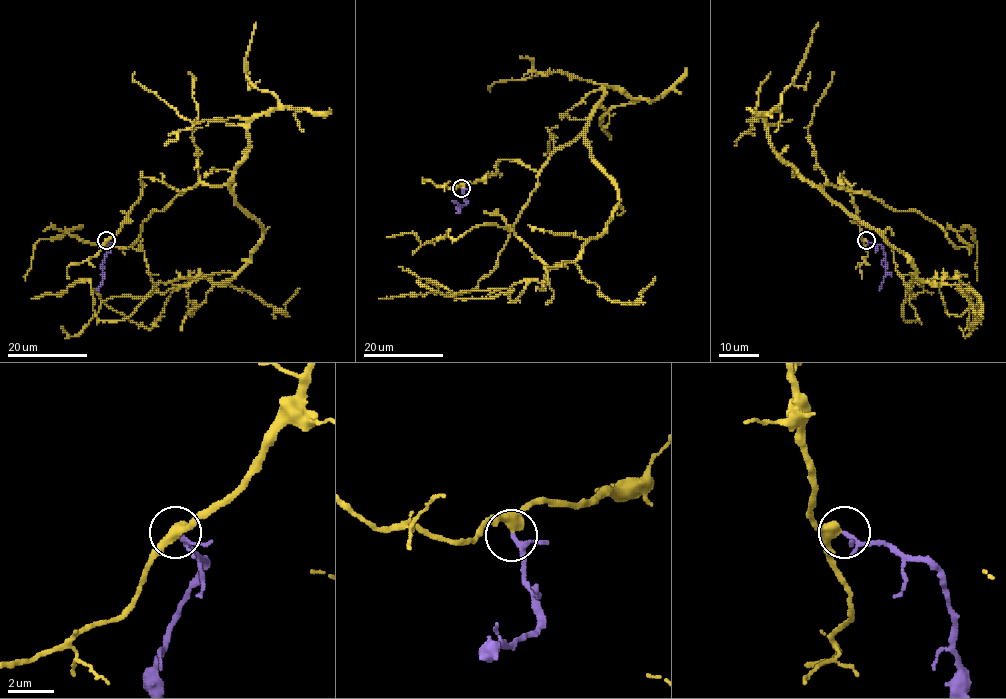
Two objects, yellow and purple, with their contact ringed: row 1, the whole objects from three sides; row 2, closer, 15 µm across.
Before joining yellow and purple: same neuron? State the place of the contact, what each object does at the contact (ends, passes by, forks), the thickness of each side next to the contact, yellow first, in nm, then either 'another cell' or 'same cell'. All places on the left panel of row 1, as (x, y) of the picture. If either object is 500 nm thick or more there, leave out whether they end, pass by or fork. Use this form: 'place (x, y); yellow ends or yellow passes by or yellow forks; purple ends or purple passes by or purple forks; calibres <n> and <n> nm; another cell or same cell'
place (106, 240); yellow passes by; purple forks; calibres 400 and 140 nm; same cell

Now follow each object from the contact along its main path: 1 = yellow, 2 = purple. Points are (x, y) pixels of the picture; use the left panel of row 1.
1: (106, 240), (141, 178), (226, 183), (263, 237), (231, 280), (159, 282), (116, 321), (88, 279), (31, 298)
2: (106, 240), (110, 244), (103, 262), (105, 277), (96, 290)

